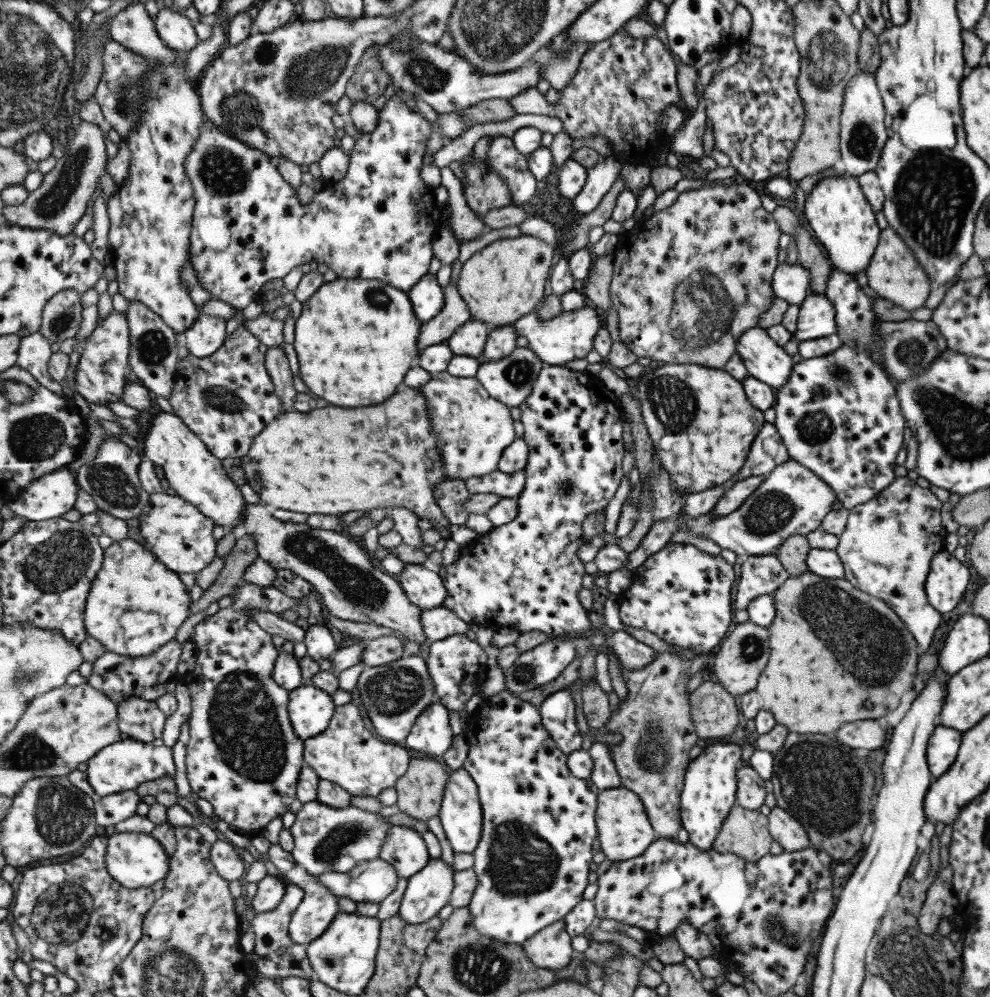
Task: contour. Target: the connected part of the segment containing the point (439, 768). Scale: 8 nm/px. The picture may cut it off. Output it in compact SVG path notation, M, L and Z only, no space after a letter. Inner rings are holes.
M417 755L406 775L394 786L398 792L396 806L417 821L439 816L448 779L440 759L419 759Z

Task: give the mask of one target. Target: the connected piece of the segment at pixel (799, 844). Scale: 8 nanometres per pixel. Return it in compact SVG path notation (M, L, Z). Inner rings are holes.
M775 806L766 818L771 839L777 842L783 851L794 852L811 846L805 829L785 810Z

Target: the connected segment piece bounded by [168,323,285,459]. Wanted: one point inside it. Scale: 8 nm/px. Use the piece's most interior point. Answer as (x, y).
(228, 399)

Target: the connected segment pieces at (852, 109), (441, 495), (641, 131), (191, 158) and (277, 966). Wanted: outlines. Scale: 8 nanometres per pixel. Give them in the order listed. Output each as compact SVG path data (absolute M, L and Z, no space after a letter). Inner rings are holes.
M859 70L845 85L843 104L841 105L841 114L839 115L840 159L845 167L844 172L846 175L856 178L860 174L874 170L885 141L884 106L874 81L874 75L870 72Z
M445 479L436 484L436 498L444 510L450 524L459 526L467 522L470 512L464 507L464 502L472 495L467 483L459 479Z
M620 30L612 34L608 39L598 42L589 49L582 58L578 73L571 81L570 86L561 92L557 105L553 105L538 89L528 88L524 93L510 98L516 114L543 114L543 116L555 116L563 122L565 134L573 138L593 138L603 135L608 138L611 154L621 164L644 164L650 170L655 165L655 152L663 144L663 140L670 136L659 131L660 112L667 105L681 106L681 96L676 85L677 62L672 53L667 49L662 39L643 40L631 38Z
M393 95L380 110L380 123L377 131L373 133L363 134L356 142L355 148L352 150L350 157L350 167L347 176L344 176L340 182L336 182L334 186L327 189L321 189L310 203L302 203L299 198L298 189L291 186L277 170L277 164L272 158L257 147L252 147L249 143L242 141L235 135L227 134L223 130L217 128L216 122L205 115L205 126L201 128L201 135L196 140L192 153L186 158L185 170L188 177L192 179L194 197L196 202L196 210L194 214L193 228L191 233L192 242L192 261L190 262L198 272L198 279L203 284L203 288L212 294L215 300L222 300L231 307L247 308L251 302L260 301L261 288L275 278L285 278L293 268L301 266L301 264L309 264L316 260L324 263L329 269L334 271L337 277L341 278L367 278L379 279L388 282L395 288L409 292L420 280L429 272L433 254L433 240L435 240L435 199L433 198L433 188L429 186L421 176L421 167L425 162L425 150L427 150L427 142L434 125L429 124L423 116L416 111L411 110L401 96Z
M288 883L285 896L280 905L272 911L258 913L251 920L251 929L256 934L256 948L253 962L260 975L275 978L279 981L289 977L313 979L314 968L307 953L307 945L296 944L290 935L290 922L294 912L303 902L306 892L298 885Z

